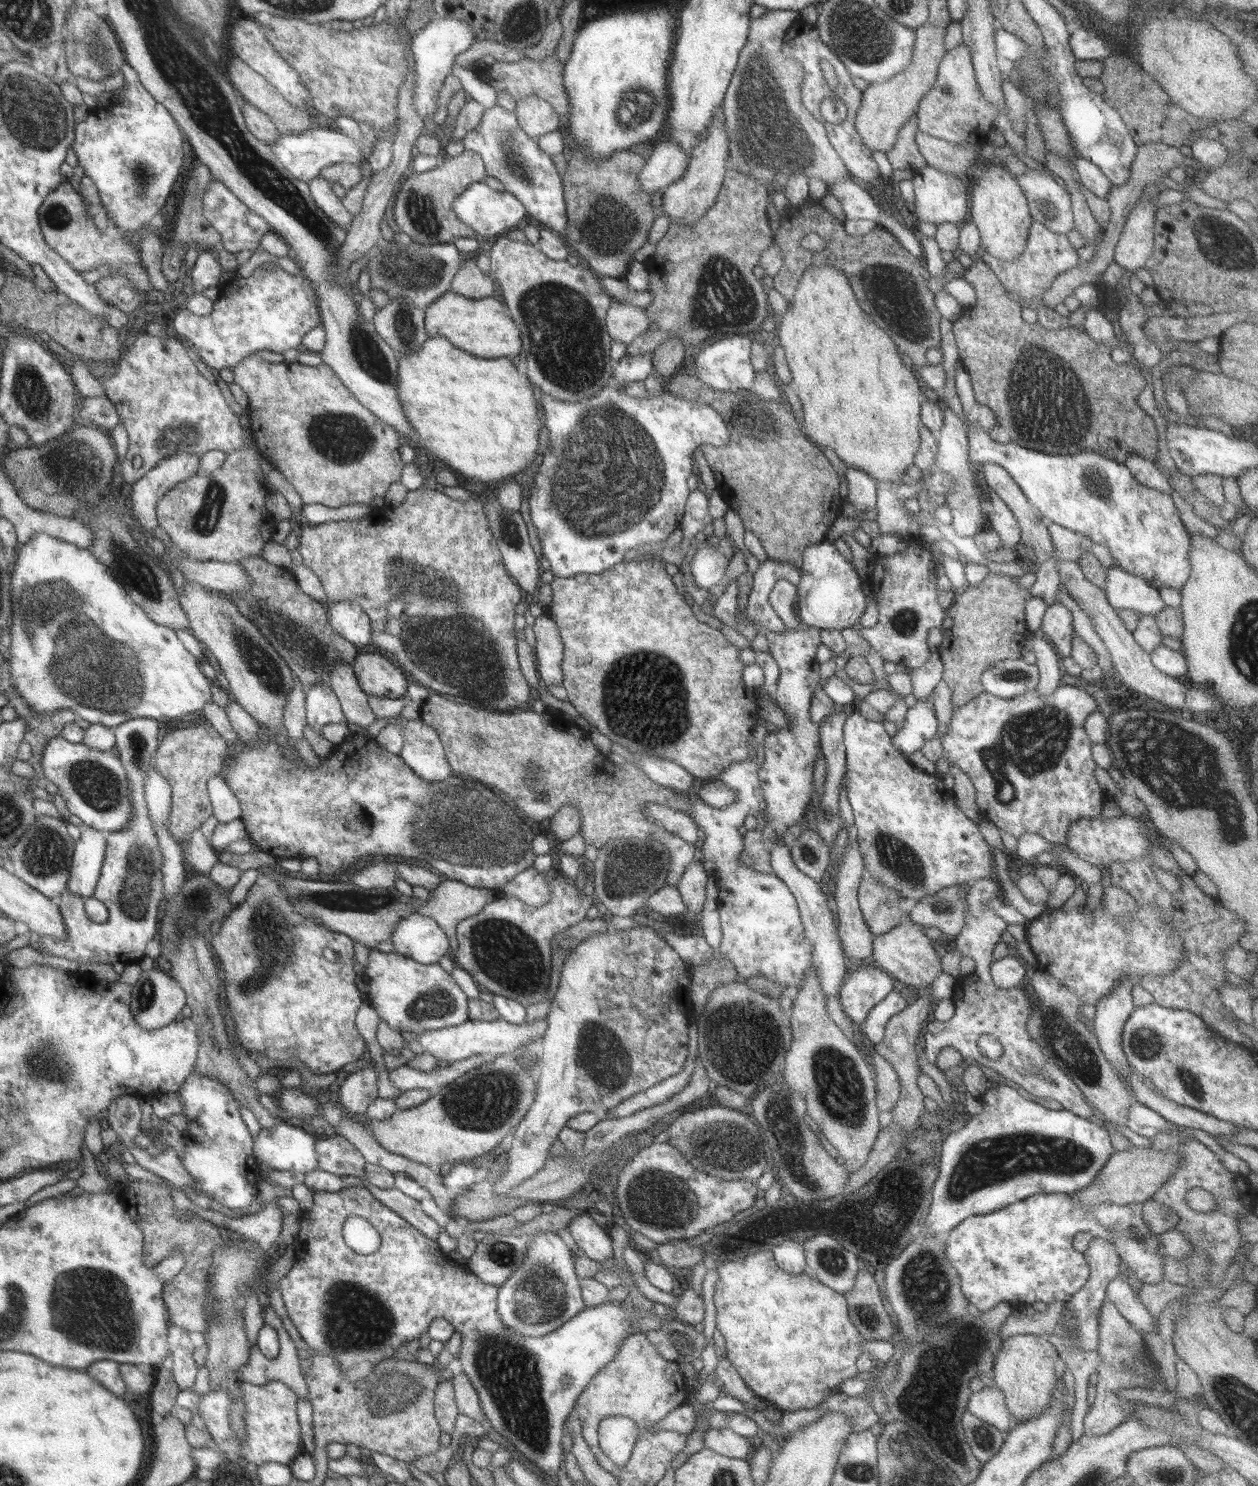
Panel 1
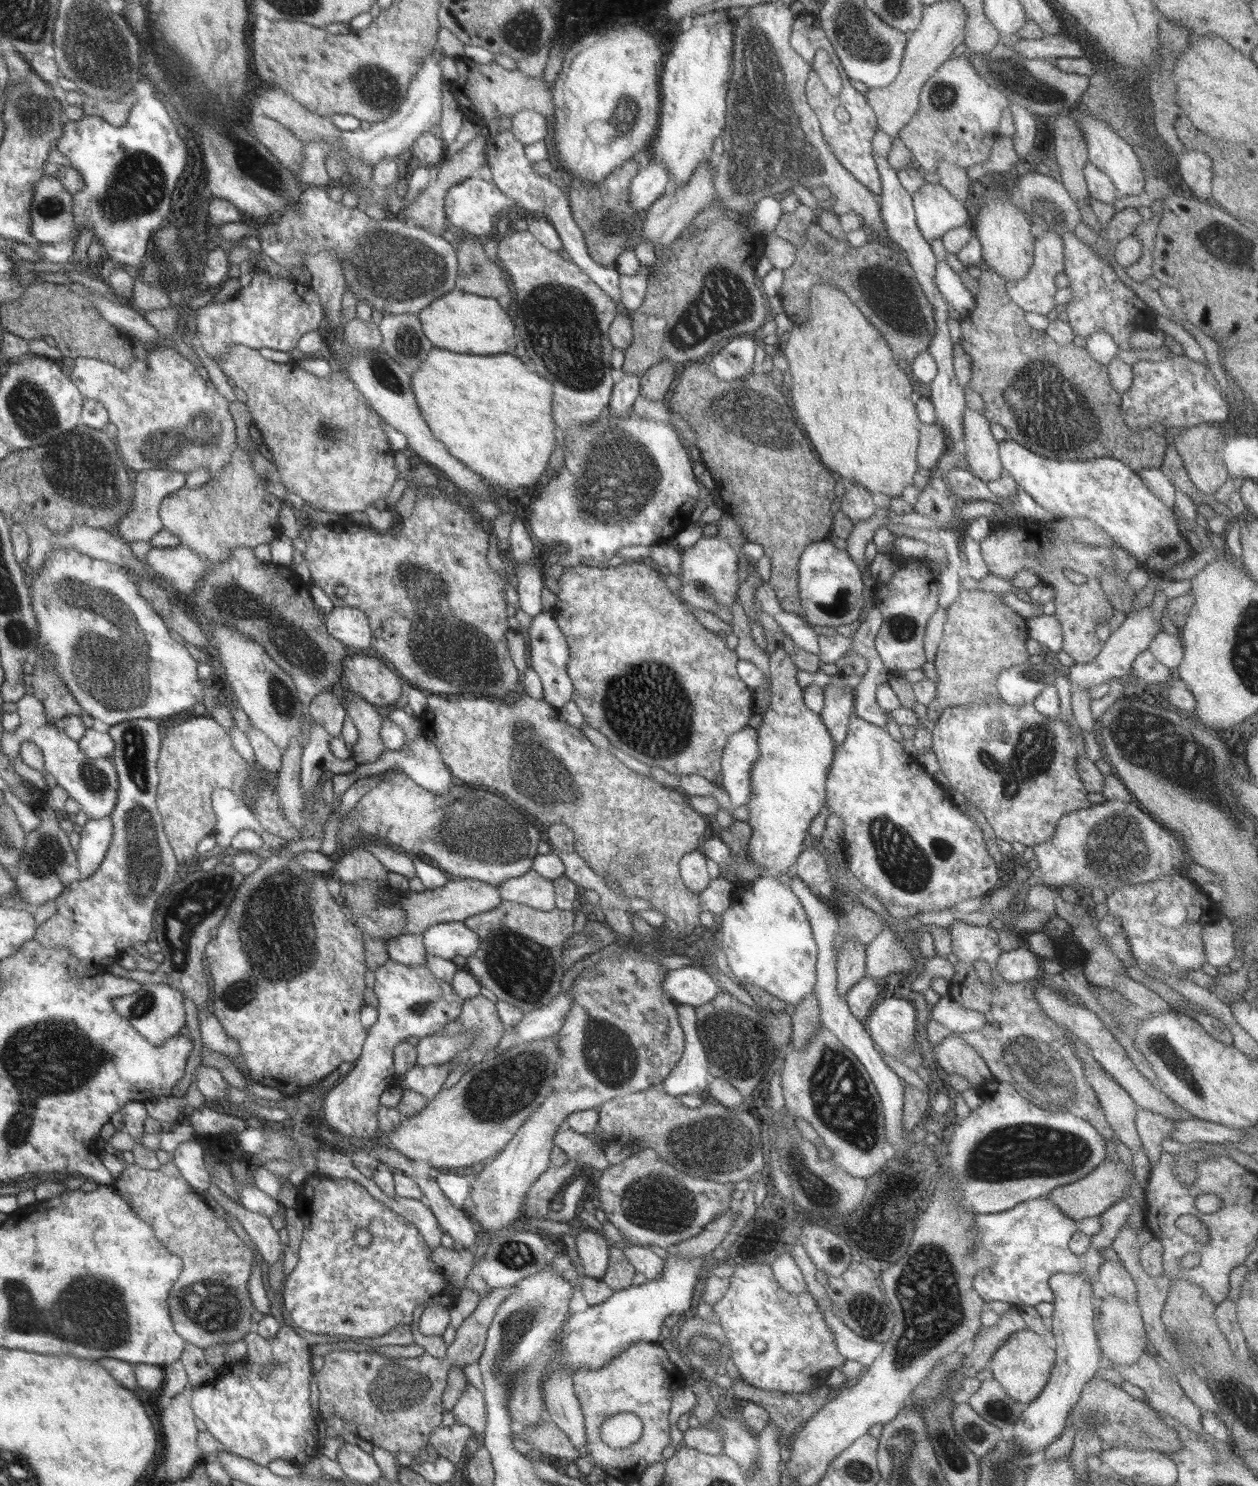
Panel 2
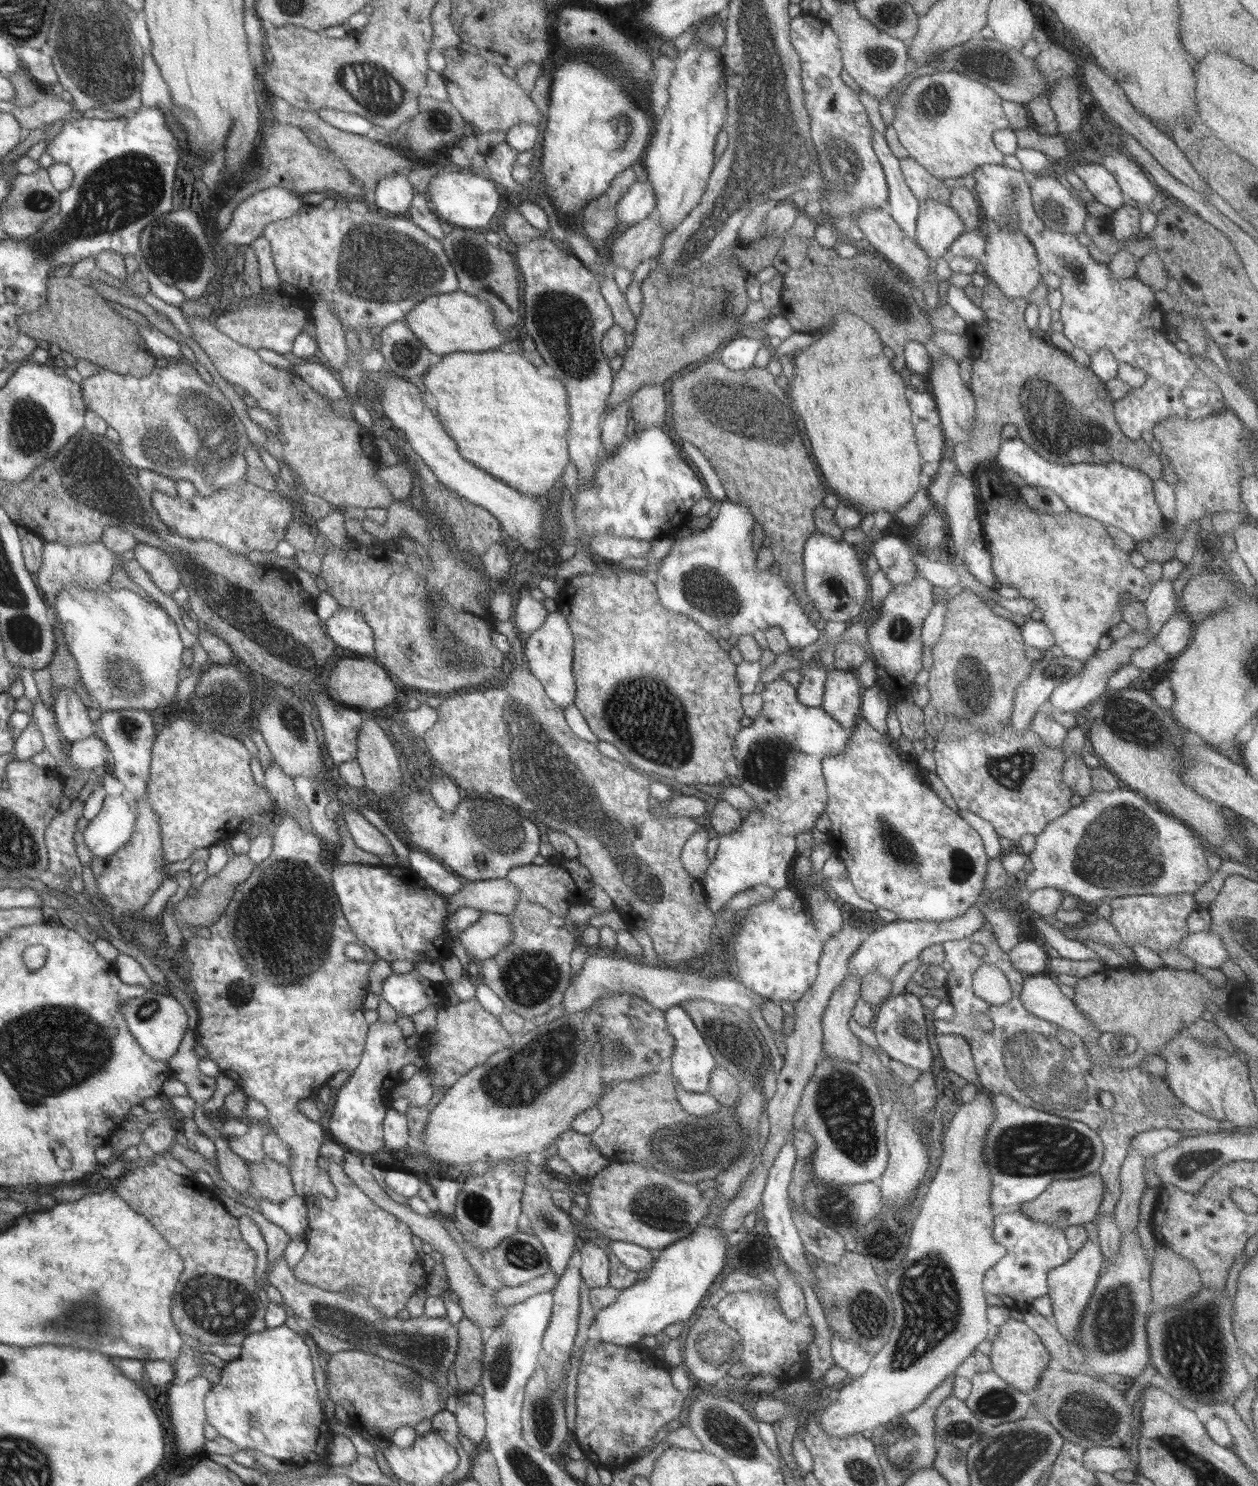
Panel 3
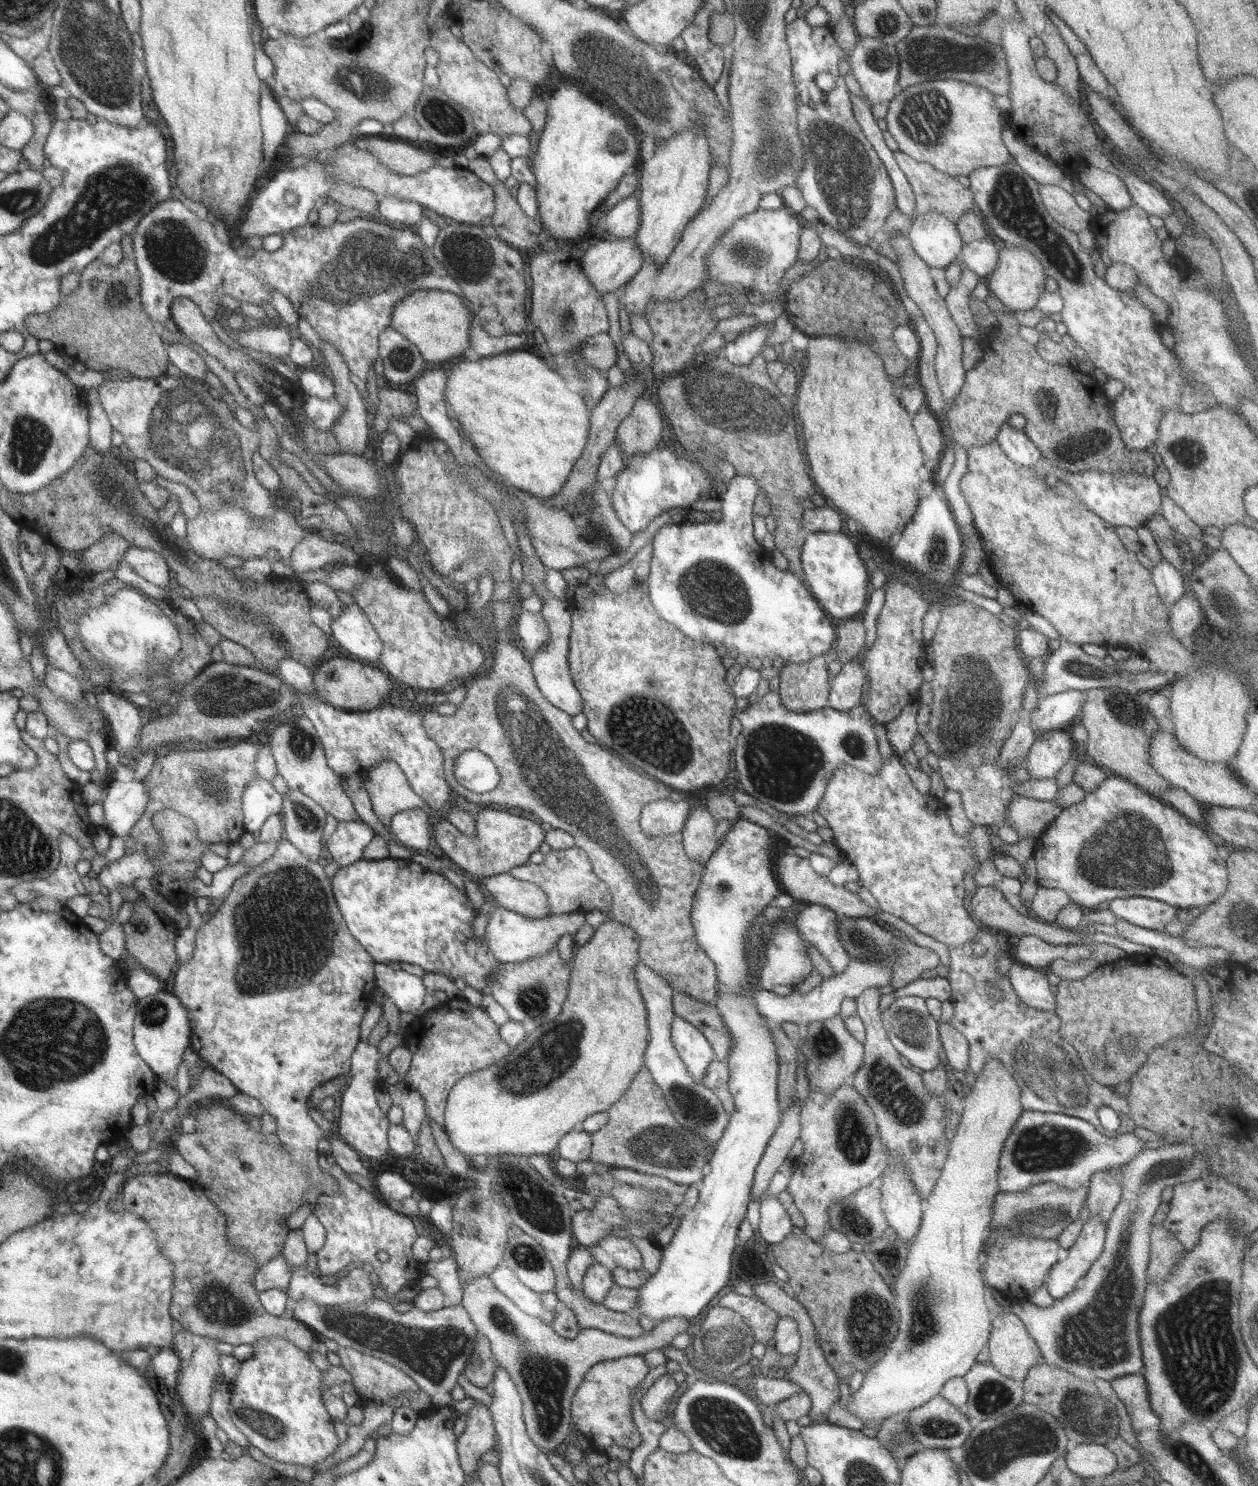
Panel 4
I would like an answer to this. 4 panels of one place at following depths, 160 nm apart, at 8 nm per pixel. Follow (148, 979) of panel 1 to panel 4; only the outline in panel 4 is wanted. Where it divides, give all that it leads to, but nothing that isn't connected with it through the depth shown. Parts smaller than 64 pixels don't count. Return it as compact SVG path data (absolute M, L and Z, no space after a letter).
M166 989L147 996L138 1001L137 1024L133 1030L133 1041L142 1058L153 1069L158 1079L169 1081L176 1076L178 1064L182 1062L182 1052L190 1046L190 1024L188 1014L183 1004L180 1004L177 995Z

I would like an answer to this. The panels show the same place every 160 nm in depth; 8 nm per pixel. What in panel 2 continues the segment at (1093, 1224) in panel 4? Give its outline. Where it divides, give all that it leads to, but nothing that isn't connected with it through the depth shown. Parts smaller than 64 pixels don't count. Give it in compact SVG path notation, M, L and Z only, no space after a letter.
M1084 1271L1080 1274L1058 1274L1049 1280L1050 1289L1054 1292L1054 1312L1046 1324L1056 1340L1057 1357L1043 1392L1026 1404L1027 1407L1014 1424L1015 1436L1012 1440L1024 1456L1032 1456L1039 1450L1045 1450L1051 1442L1061 1438L1068 1413L1080 1398L1084 1384L1088 1384L1094 1374L1102 1371L1104 1356L1101 1354L1095 1327L1093 1284L1088 1281L1090 1278Z

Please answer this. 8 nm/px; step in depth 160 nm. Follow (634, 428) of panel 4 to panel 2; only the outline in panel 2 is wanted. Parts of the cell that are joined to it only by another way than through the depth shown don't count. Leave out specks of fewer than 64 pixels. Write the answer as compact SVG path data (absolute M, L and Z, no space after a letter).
M669 360L655 364L639 378L640 394L649 401L666 401L668 387L674 382L674 376L679 374L679 370L676 368L676 364Z

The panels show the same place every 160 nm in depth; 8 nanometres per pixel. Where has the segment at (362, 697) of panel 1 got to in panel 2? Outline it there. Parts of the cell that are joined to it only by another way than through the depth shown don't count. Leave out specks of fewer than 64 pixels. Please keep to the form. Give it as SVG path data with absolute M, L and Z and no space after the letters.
M345 691L343 706L346 706L346 716L353 719L359 732L357 742L352 746L353 760L357 765L380 760L388 752L381 739L384 718L372 704L355 692Z

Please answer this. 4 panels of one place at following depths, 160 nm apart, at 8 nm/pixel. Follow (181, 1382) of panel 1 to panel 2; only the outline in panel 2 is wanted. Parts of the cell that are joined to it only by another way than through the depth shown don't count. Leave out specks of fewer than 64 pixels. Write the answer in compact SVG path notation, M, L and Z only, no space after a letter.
M187 1342L184 1352L179 1358L184 1366L184 1370L186 1370L186 1376L188 1376L188 1384L190 1386L196 1386L198 1388L214 1381L216 1376L215 1370L206 1362L204 1349Z

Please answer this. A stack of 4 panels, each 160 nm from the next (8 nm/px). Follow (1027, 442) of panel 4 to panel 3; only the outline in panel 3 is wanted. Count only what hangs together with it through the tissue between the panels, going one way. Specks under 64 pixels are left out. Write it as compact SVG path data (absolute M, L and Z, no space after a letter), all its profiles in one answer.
M1019 436L1002 437L998 454L994 459L1003 469L1014 471L1024 477L1028 485L1052 489L1075 513L1124 530L1136 544L1156 536L1164 526L1166 519L1155 499L1153 479L1121 462L1053 465L1046 462Z

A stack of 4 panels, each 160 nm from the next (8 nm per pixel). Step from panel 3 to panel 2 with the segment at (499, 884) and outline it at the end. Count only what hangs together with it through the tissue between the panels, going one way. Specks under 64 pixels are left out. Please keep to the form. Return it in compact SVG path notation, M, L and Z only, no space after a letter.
M452 878L435 890L424 890L424 892L398 891L390 886L382 890L382 903L390 903L393 899L395 905L400 905L407 914L405 932L408 934L421 935L430 926L462 922L468 917L494 910L501 904L501 892L498 887L486 885L474 879Z

